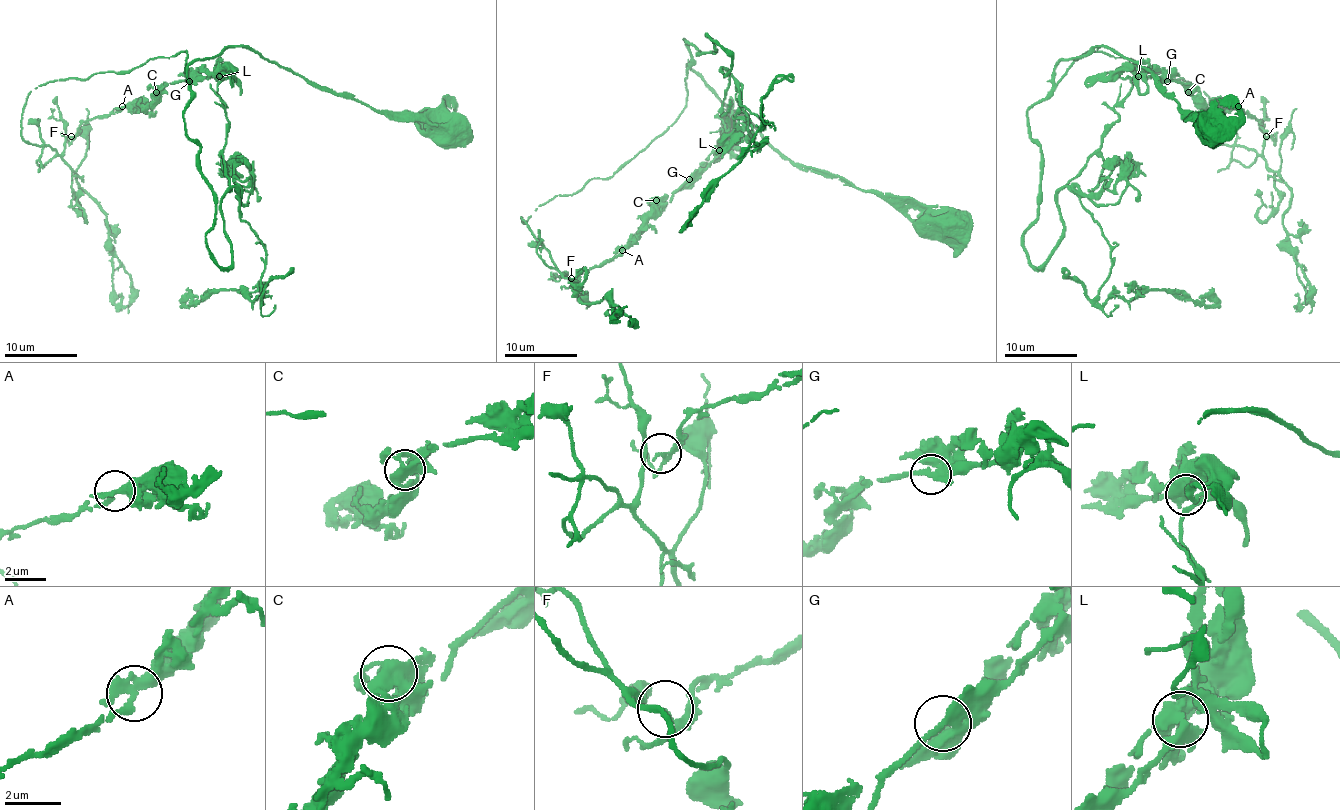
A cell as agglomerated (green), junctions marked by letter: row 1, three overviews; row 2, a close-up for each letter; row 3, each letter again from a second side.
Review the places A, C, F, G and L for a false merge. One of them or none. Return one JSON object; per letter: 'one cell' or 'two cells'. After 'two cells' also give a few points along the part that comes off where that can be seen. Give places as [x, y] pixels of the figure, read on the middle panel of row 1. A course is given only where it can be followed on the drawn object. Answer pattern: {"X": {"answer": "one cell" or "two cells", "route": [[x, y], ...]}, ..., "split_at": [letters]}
{"A": {"answer": "one cell"}, "C": {"answer": "one cell"}, "F": {"answer": "one cell"}, "G": {"answer": "one cell"}, "L": {"answer": "one cell"}, "split_at": []}

